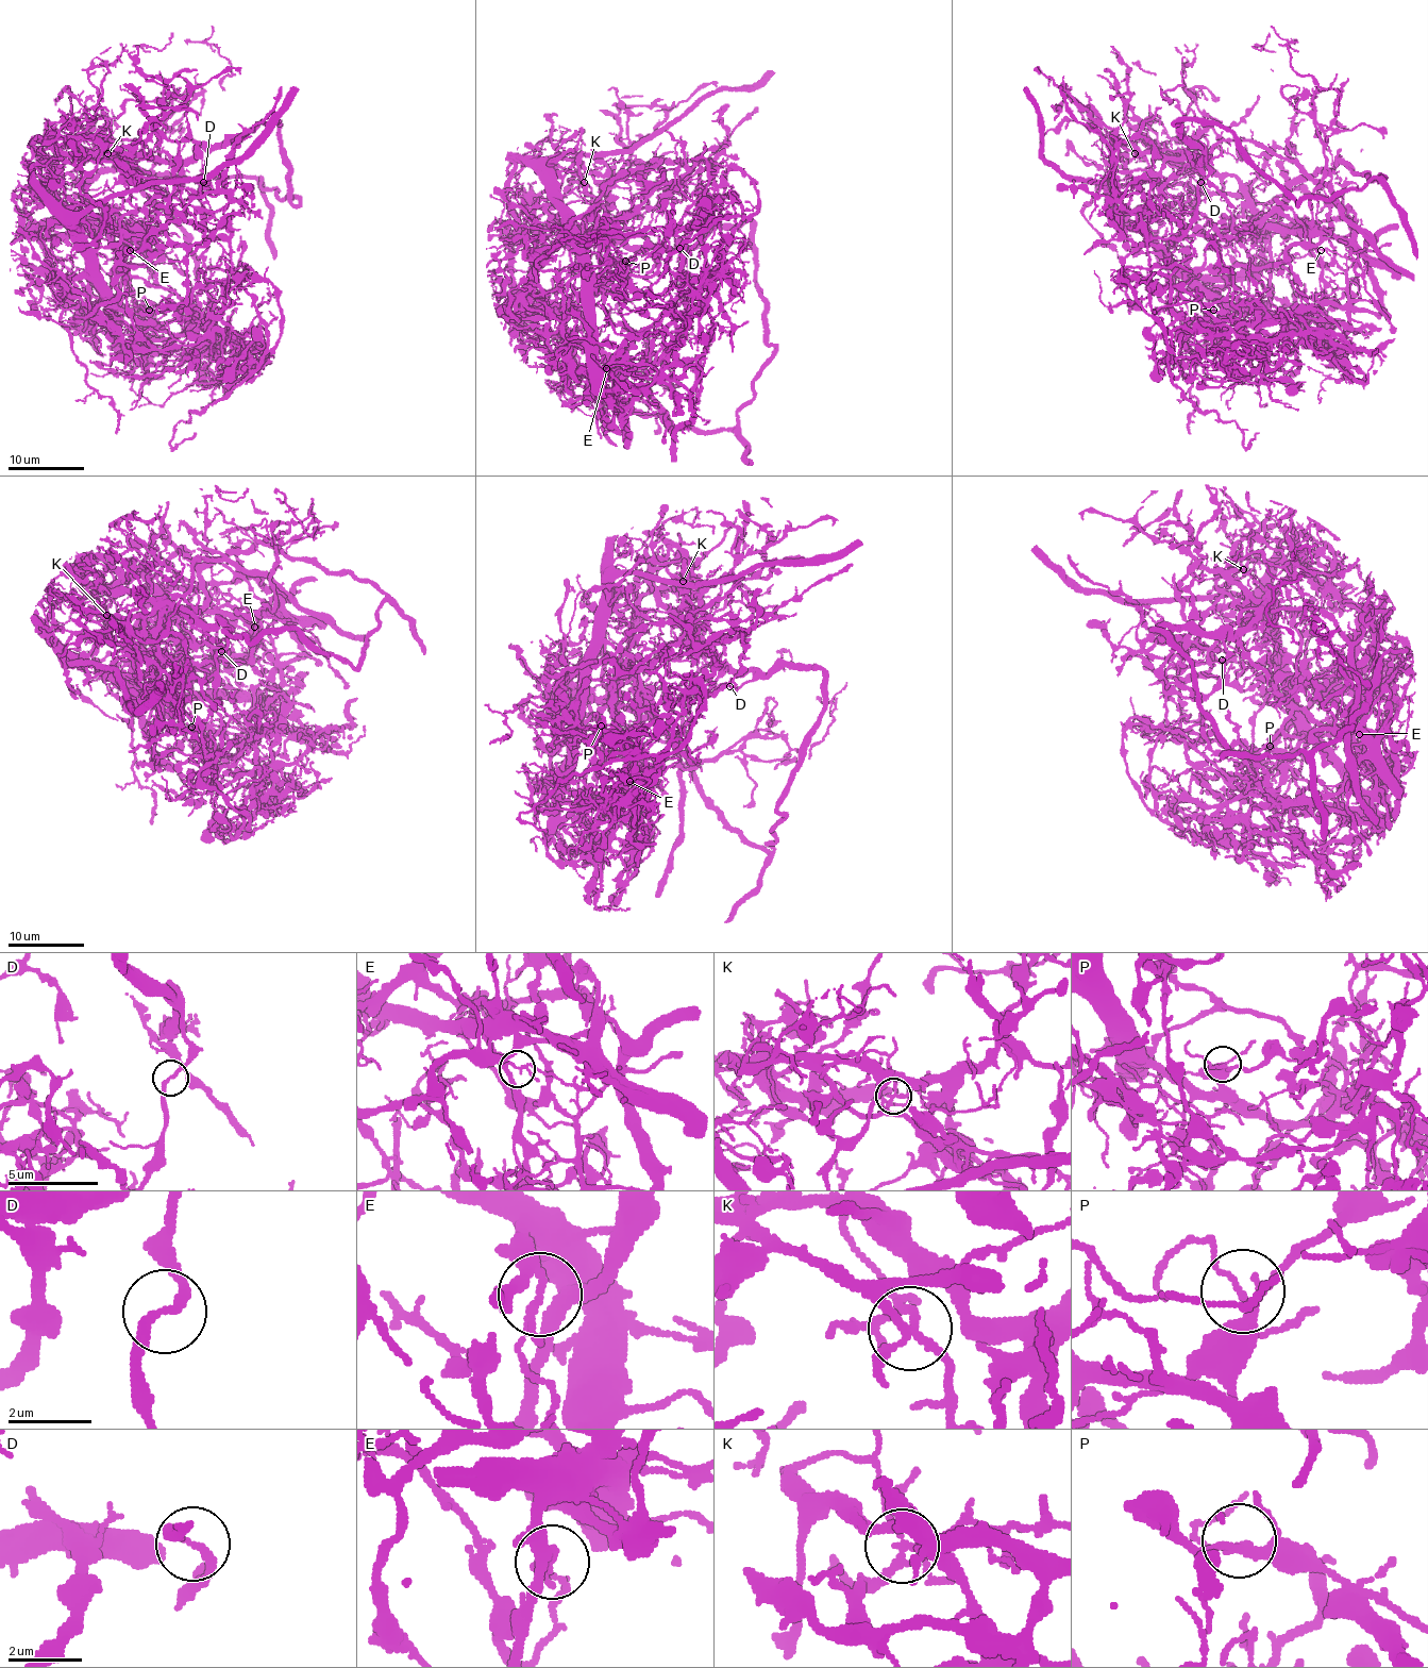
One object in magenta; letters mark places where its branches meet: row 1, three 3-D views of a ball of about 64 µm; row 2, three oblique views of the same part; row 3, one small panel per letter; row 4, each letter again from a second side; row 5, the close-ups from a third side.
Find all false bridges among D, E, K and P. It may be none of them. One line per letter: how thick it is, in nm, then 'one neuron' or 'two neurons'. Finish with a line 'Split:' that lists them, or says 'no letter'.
D: 200 nm | two neurons
E: 160 nm | one neuron
K: 170 nm | two neurons
P: 190 nm | one neuron
Split: D, K

